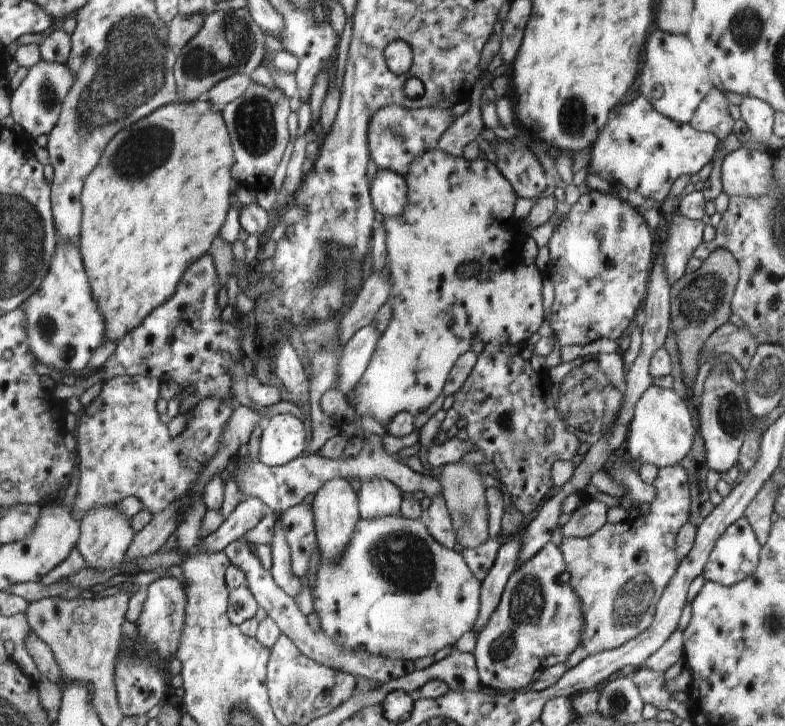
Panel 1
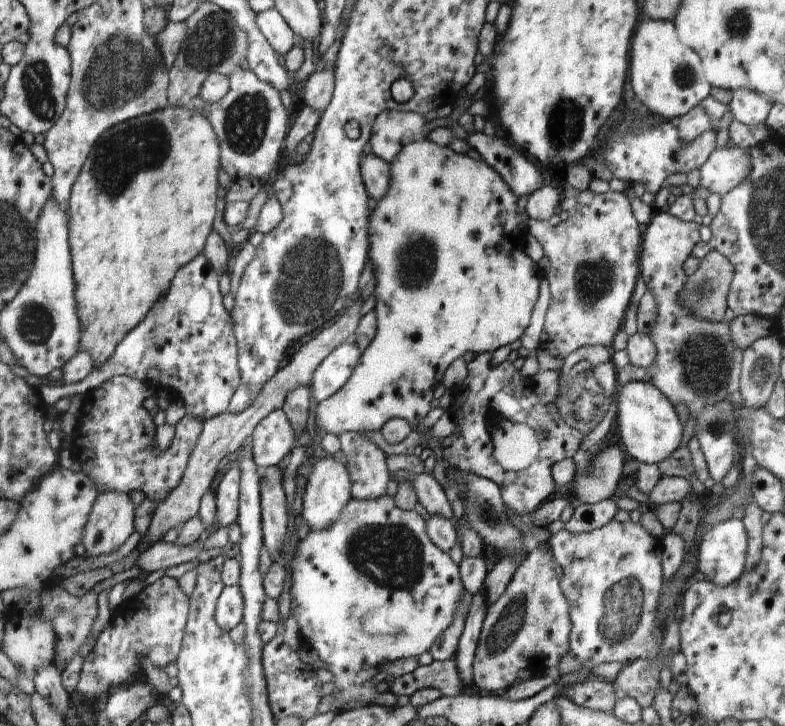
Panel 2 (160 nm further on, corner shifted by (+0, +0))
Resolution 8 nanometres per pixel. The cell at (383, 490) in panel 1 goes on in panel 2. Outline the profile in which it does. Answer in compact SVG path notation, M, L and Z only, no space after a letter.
M354 431L343 432L339 441L352 478L354 498L366 500L385 495L392 477L386 467L384 451L366 435Z

